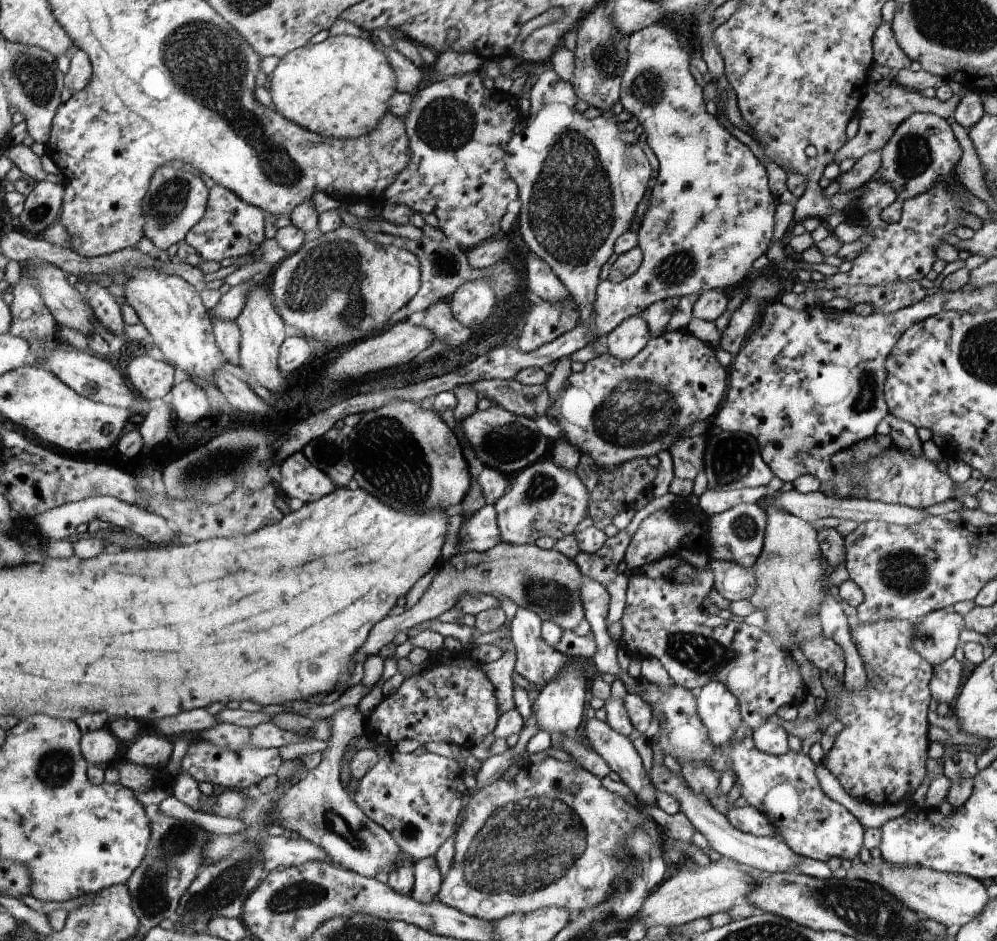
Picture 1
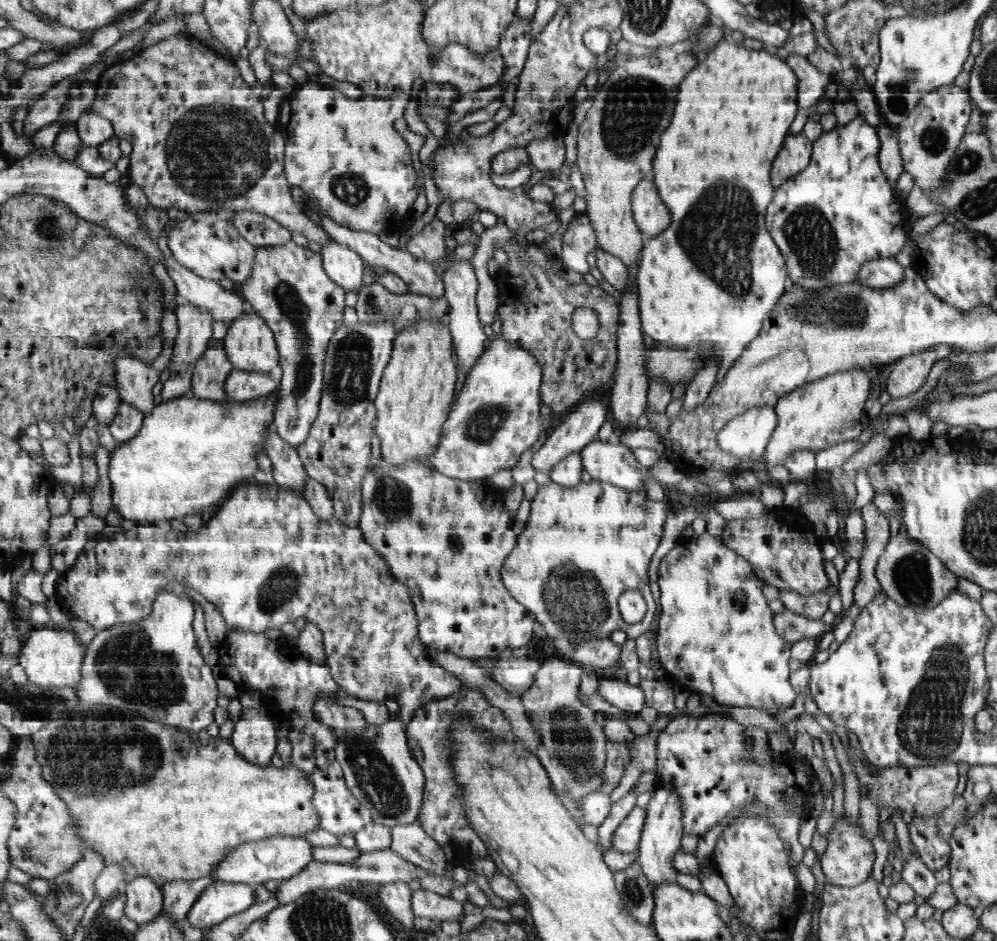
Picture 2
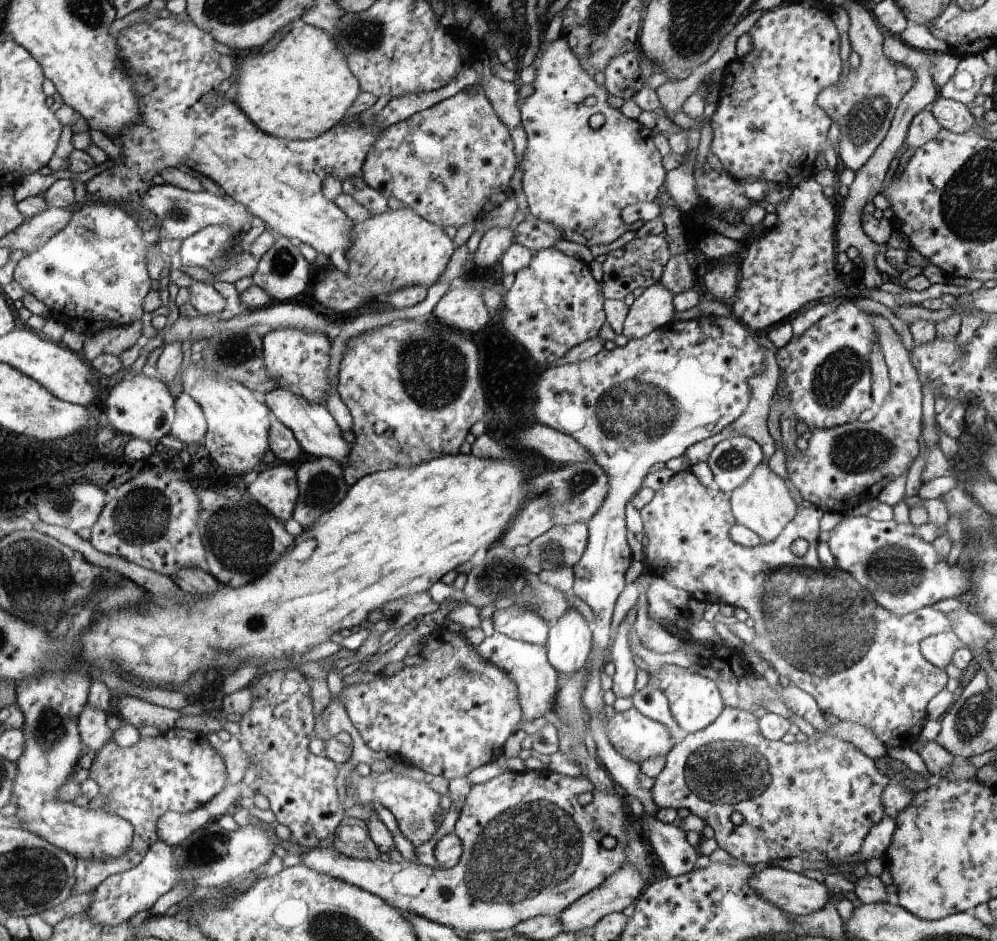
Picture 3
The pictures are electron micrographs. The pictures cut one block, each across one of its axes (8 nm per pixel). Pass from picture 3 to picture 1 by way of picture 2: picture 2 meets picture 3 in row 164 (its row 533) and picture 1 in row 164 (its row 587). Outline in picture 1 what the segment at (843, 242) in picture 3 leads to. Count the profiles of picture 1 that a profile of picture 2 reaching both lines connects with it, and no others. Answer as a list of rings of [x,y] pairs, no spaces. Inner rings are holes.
[[[873,152],[873,154],[865,154],[863,158],[859,158],[853,168],[849,172],[845,172],[843,176],[839,176],[839,184],[841,184],[841,194],[843,192],[853,192],[863,188],[869,180],[873,180],[873,176],[879,172],[881,168],[881,152]]]

